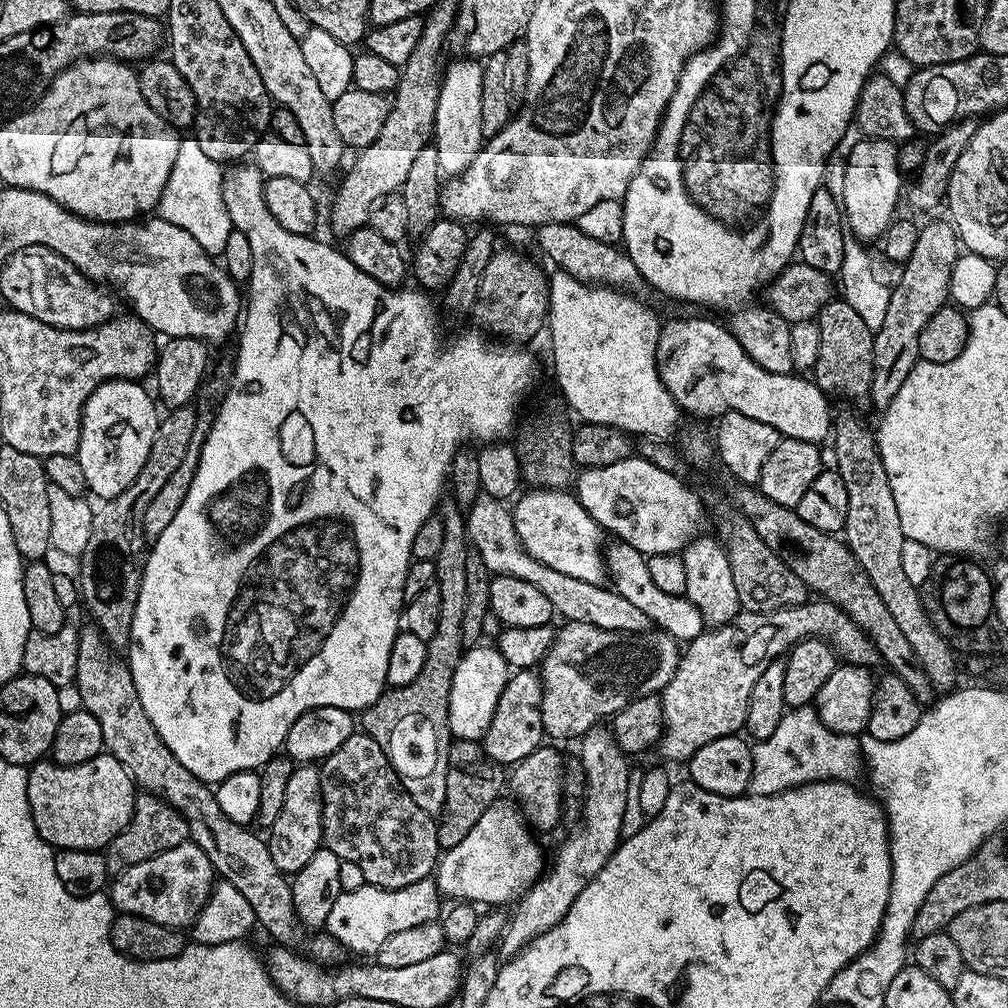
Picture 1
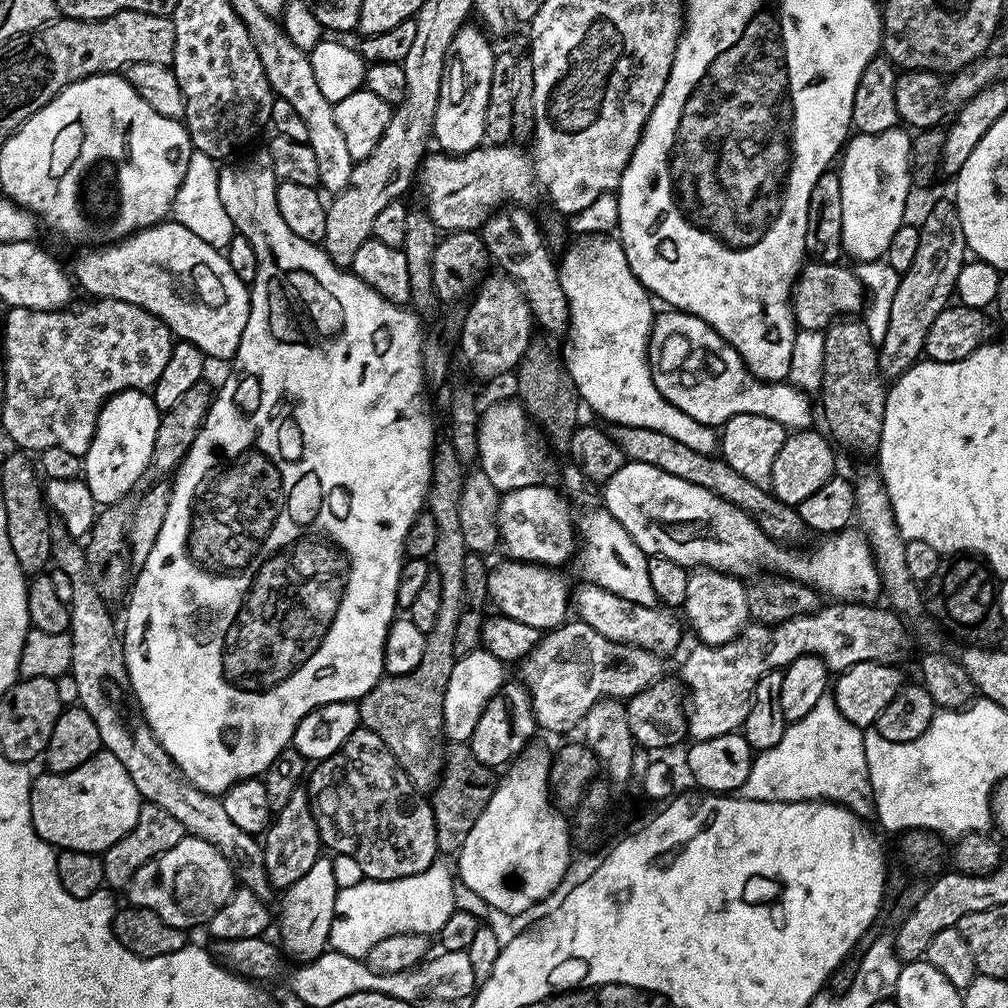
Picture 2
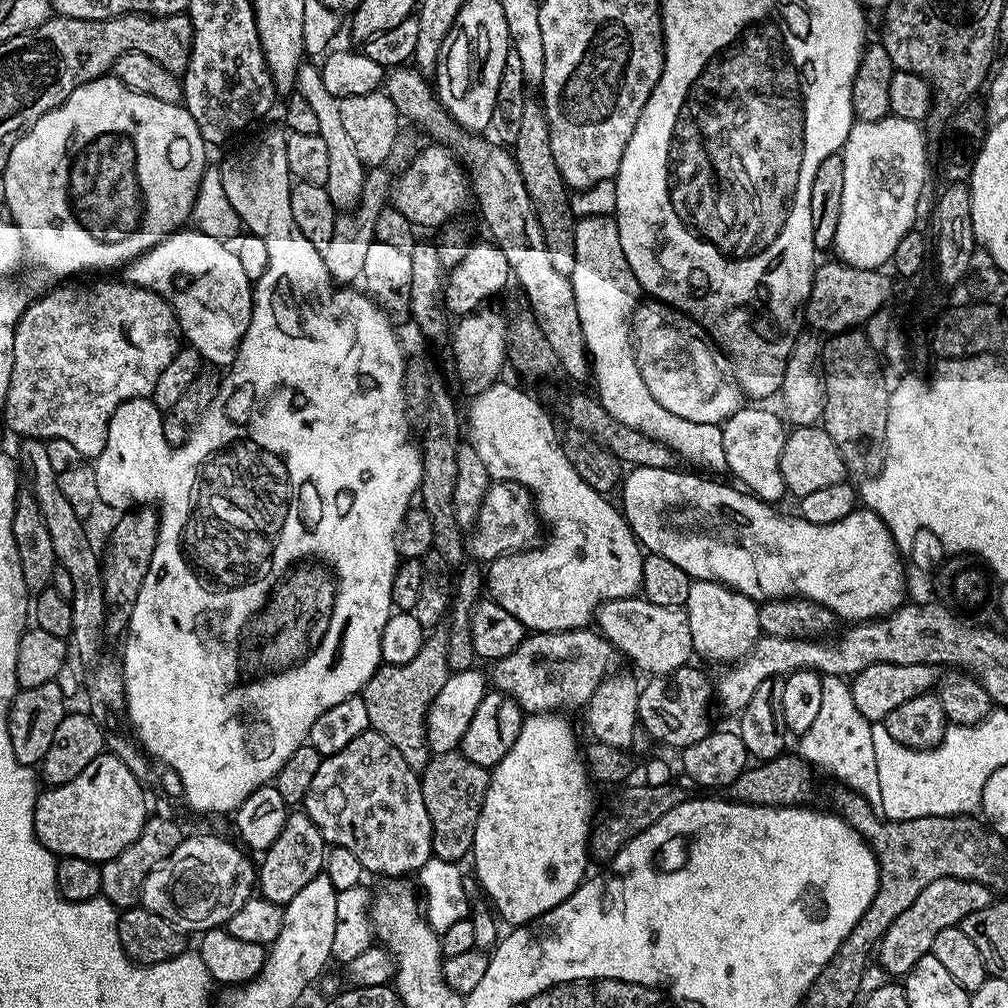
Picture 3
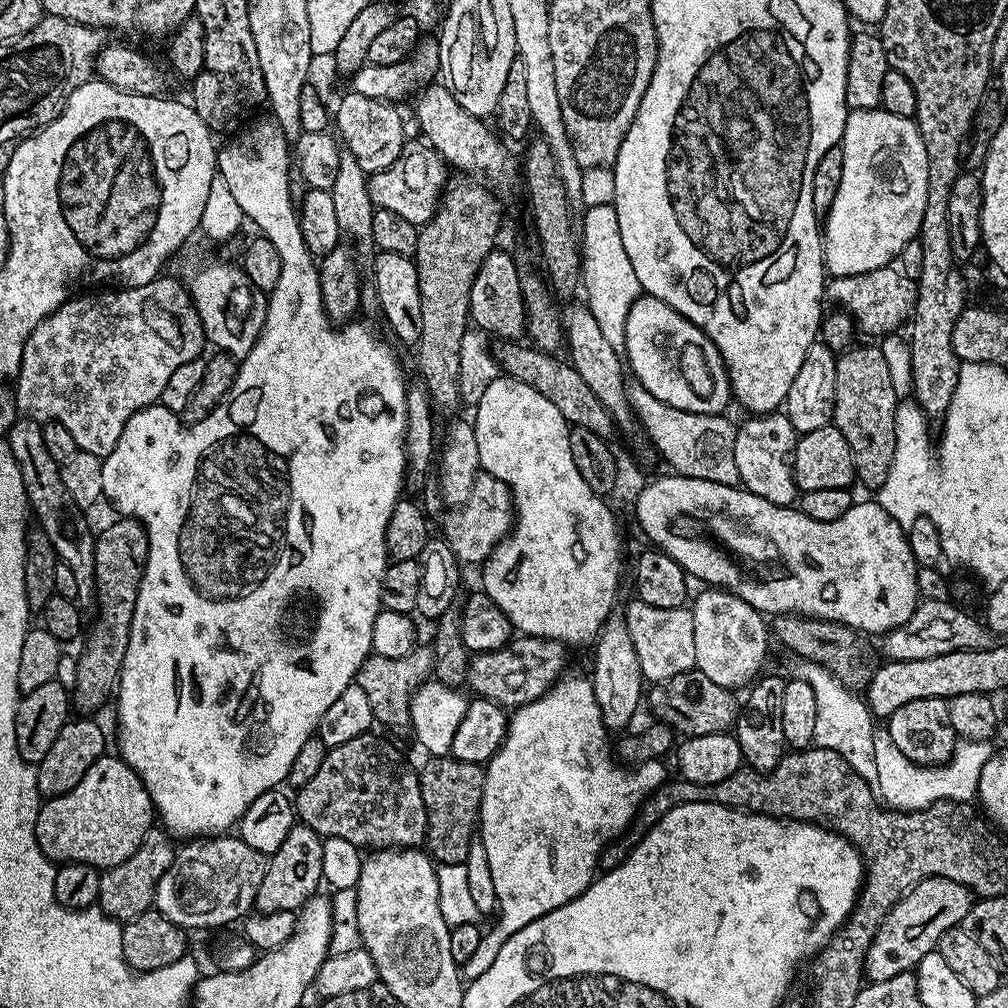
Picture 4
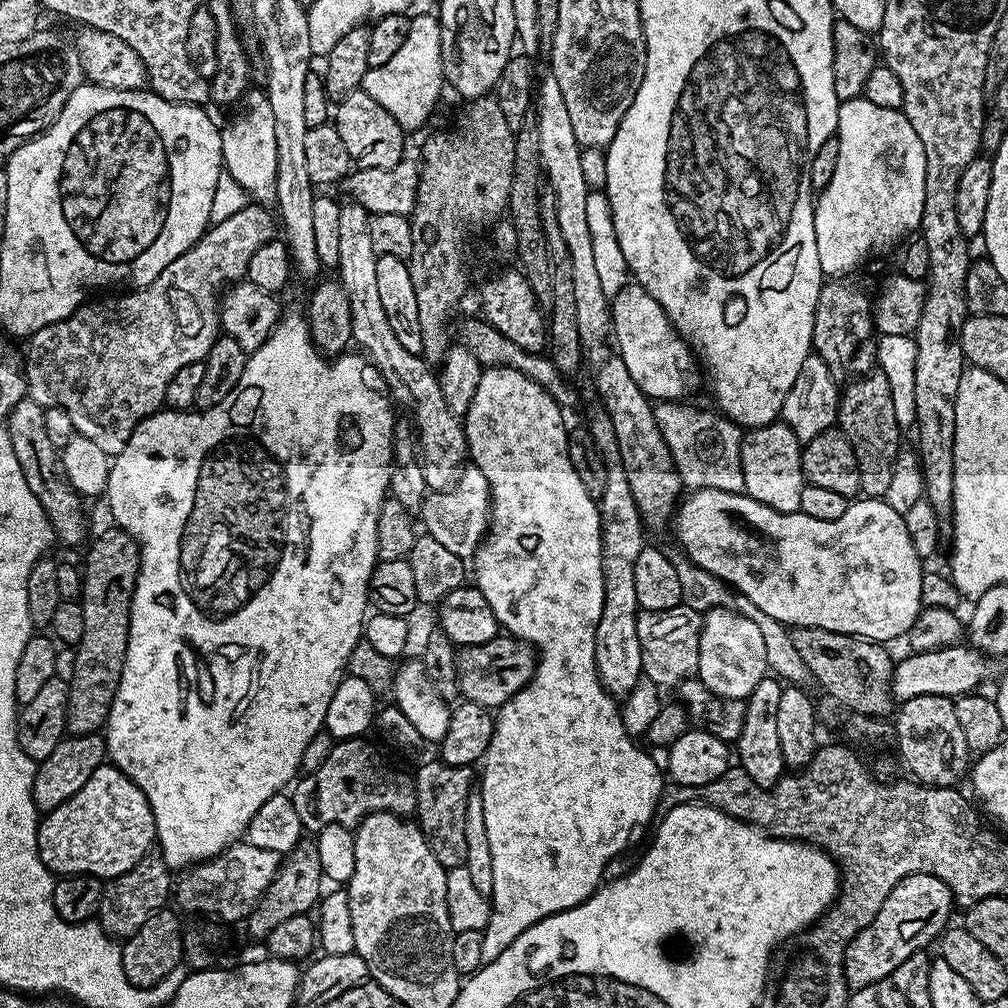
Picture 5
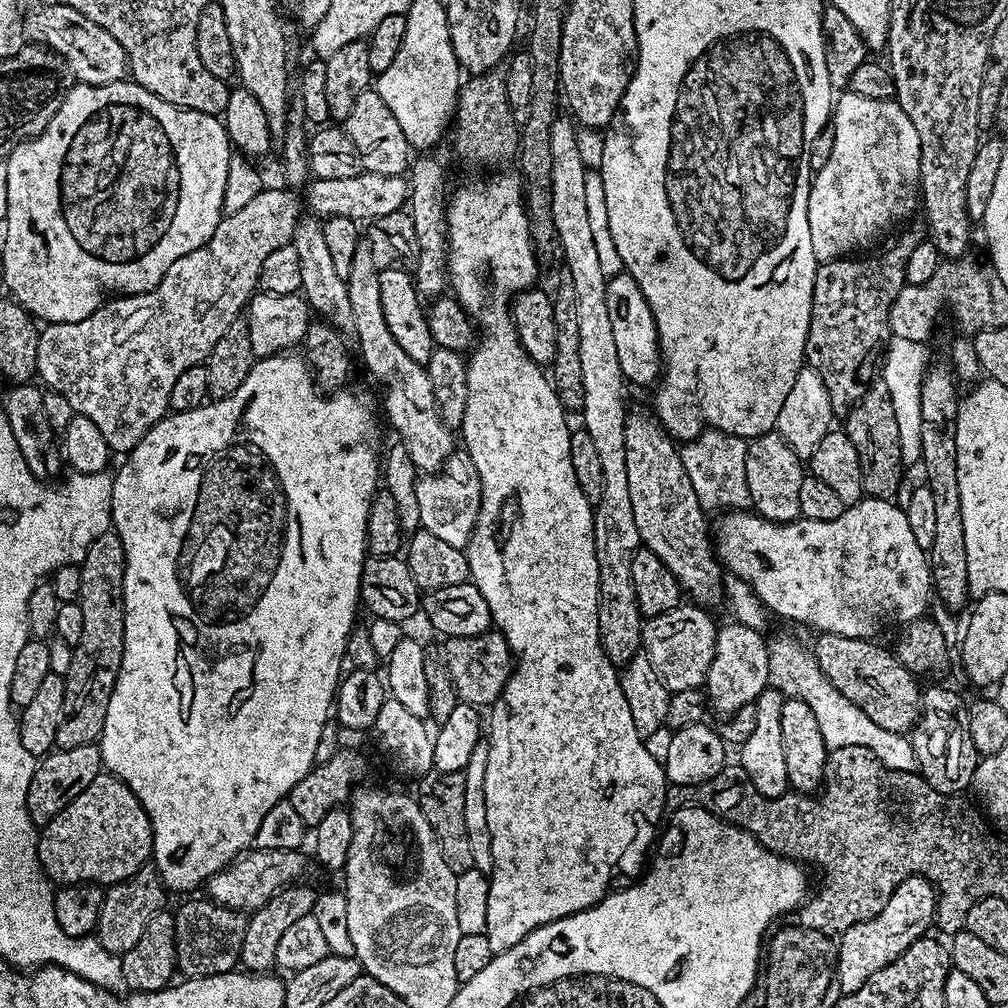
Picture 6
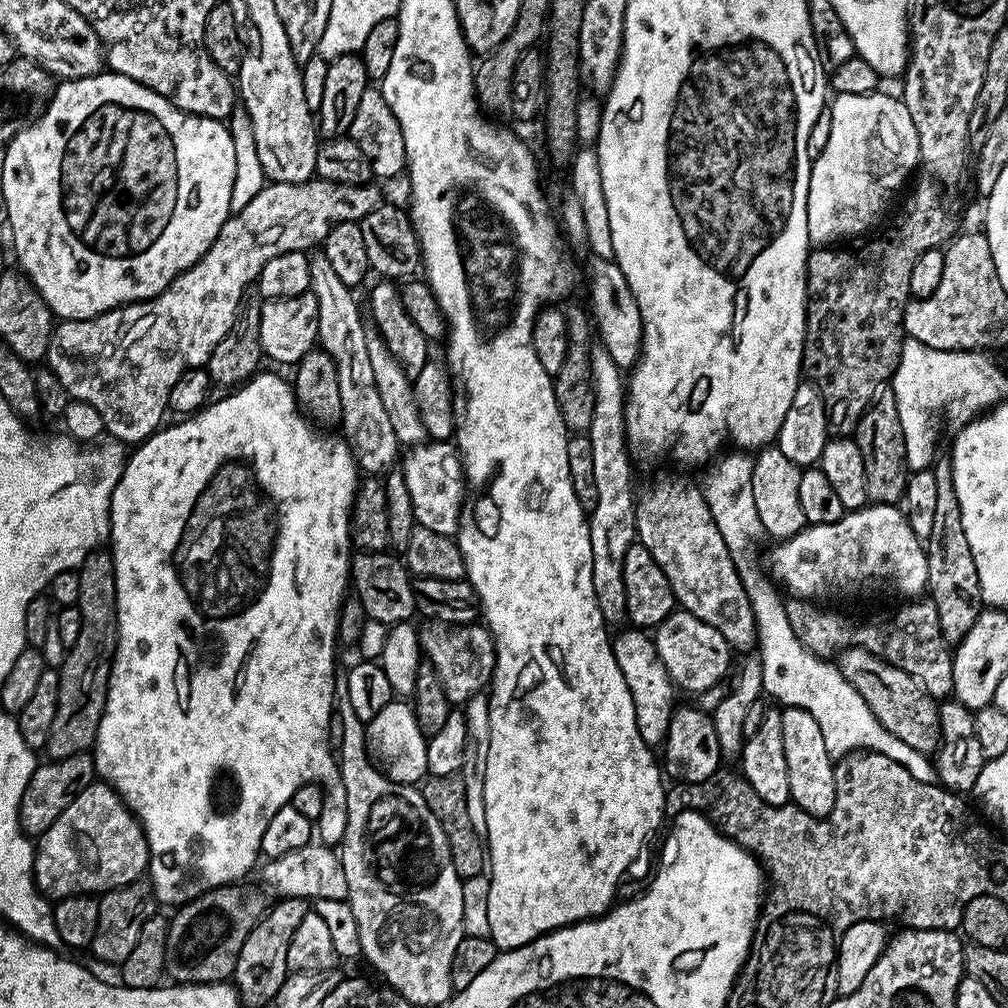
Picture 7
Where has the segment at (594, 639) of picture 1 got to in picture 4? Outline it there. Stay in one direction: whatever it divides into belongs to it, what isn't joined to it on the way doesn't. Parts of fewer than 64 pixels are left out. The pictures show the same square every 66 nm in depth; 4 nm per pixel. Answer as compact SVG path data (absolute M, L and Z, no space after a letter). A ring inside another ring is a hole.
M517 635L509 640L506 646L498 650L475 653L468 662L467 687L472 687L477 697L482 700L492 700L508 710L521 708L523 704L534 702L540 696L547 694L548 689L565 675L564 663L568 660L569 649L557 640L544 640L540 636Z

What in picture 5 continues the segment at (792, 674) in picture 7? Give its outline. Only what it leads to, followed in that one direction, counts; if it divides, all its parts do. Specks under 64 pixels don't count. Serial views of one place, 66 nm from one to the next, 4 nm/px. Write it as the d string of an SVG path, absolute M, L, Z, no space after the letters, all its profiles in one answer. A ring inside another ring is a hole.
M660 402L655 405L655 414L662 437L666 440L673 456L673 466L683 480L683 487L688 490L709 488L723 492L744 492L742 478L742 442L744 432L740 425L732 423L727 416L719 411L704 412L701 416L692 416L692 412L684 402Z

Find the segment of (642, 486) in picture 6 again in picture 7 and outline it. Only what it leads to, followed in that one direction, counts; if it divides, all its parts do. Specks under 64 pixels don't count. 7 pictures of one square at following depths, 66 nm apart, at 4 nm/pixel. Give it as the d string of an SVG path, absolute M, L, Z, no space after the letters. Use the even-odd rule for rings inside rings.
M666 474L658 477L644 492L637 497L635 510L637 541L646 546L653 555L654 562L661 567L671 590L674 591L677 605L699 621L718 630L726 638L729 647L735 651L752 649L757 645L756 618L749 602L749 596L742 586L737 567L730 556L729 547L714 522L709 504L705 500L703 489L682 476Z

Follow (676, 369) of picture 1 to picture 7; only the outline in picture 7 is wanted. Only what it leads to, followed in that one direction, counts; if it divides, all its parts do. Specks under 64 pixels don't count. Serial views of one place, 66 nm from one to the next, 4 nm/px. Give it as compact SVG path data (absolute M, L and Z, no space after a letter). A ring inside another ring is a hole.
M599 258L591 262L593 264L590 316L594 321L599 343L607 348L609 354L616 357L621 369L631 369L640 358L642 342L642 314L638 310L638 302L634 302L634 294L630 294L630 286L615 262Z

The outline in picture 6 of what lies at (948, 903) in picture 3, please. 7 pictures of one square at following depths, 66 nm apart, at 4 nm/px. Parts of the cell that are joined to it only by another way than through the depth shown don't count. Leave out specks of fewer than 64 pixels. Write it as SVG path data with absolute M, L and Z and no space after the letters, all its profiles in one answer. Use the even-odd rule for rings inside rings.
M911 876L903 880L894 890L890 902L874 914L874 918L858 922L850 926L840 936L836 973L838 986L843 995L854 994L854 990L862 990L870 974L878 974L882 966L890 966L894 958L905 952L915 940L921 939L929 927L933 927L936 919L936 901L938 893L925 876Z

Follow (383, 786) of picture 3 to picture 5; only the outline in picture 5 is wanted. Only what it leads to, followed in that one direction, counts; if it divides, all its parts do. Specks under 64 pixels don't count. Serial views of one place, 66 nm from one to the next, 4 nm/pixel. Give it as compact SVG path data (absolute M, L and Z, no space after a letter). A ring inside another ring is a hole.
M368 738L342 740L331 746L328 757L320 760L318 770L301 775L290 792L294 810L305 830L320 834L335 824L355 829L370 812L393 812L405 818L415 813L415 779L387 764Z

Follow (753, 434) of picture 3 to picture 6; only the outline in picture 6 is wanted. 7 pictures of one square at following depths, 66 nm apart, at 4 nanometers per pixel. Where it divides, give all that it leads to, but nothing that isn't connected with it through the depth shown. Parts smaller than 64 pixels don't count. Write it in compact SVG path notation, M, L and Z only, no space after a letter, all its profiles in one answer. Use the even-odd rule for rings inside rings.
M773 430L748 440L746 486L750 486L751 507L767 520L788 524L791 520L801 519L800 495L805 475L806 468L801 456L786 446L786 438L782 438L779 432Z

